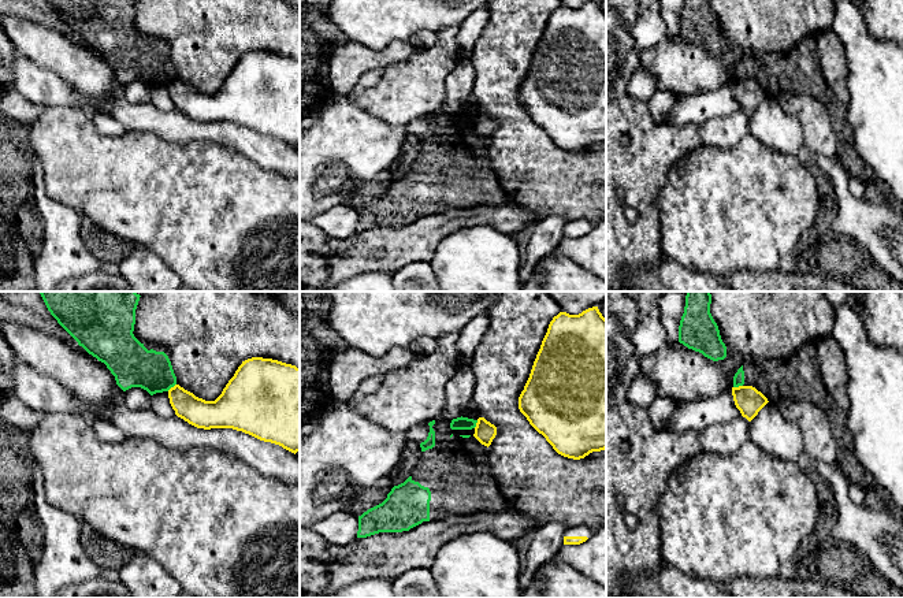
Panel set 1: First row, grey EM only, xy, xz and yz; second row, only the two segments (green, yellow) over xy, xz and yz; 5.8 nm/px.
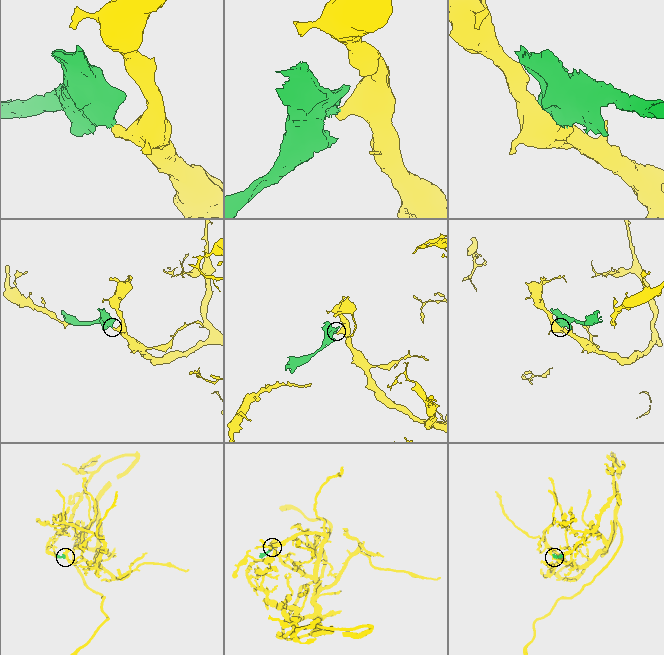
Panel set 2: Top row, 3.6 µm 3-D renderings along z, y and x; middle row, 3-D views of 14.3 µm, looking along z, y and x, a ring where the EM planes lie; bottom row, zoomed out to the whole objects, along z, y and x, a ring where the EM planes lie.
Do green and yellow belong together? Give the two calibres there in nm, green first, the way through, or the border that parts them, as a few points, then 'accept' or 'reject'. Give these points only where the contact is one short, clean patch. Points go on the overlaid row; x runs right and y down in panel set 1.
60/160 nm | along yz (742, 385), (734, 387) | reject

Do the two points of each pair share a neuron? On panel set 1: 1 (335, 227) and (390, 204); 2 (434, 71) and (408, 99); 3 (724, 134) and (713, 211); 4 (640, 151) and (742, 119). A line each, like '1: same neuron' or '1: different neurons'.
1: different neurons
2: same neuron
3: different neurons
4: different neurons

